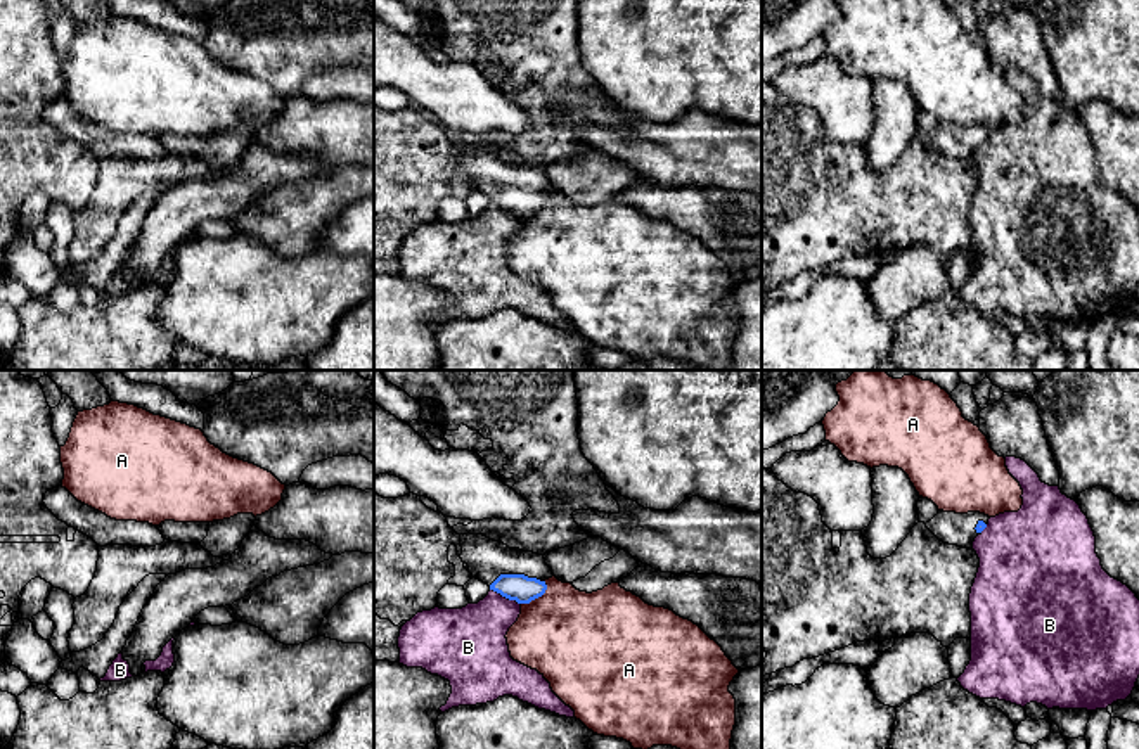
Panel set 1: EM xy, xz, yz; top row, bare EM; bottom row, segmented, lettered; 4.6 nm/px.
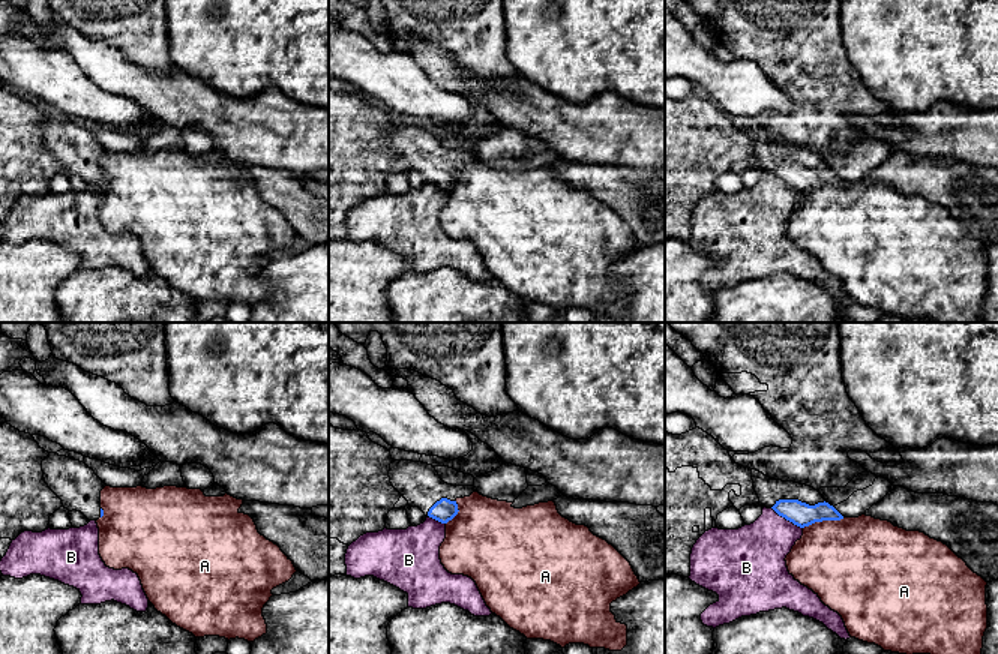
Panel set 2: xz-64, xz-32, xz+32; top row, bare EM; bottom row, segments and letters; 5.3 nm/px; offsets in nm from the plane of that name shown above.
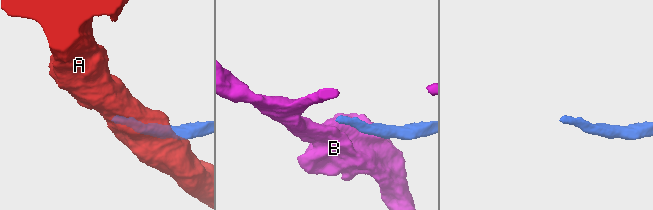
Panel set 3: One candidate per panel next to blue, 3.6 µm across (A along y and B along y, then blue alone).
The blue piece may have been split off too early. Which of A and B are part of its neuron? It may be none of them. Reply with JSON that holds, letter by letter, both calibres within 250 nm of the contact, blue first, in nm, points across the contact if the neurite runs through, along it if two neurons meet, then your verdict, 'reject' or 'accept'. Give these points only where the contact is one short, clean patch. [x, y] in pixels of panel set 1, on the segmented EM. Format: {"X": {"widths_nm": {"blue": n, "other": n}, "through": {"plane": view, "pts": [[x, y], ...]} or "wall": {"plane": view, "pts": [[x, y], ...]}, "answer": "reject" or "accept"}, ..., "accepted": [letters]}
{"A": {"widths_nm": {"blue": 130, "other": 440}, "answer": "reject"}, "B": {"widths_nm": {"blue": 130, "other": 300}, "answer": "reject"}, "accepted": []}

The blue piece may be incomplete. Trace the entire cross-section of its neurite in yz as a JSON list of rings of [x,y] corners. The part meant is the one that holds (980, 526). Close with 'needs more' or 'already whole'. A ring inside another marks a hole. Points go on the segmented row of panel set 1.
[[[943,512],[926,522],[926,528],[943,543],[971,548],[975,538],[987,528],[988,515],[980,512]]]; needs more

